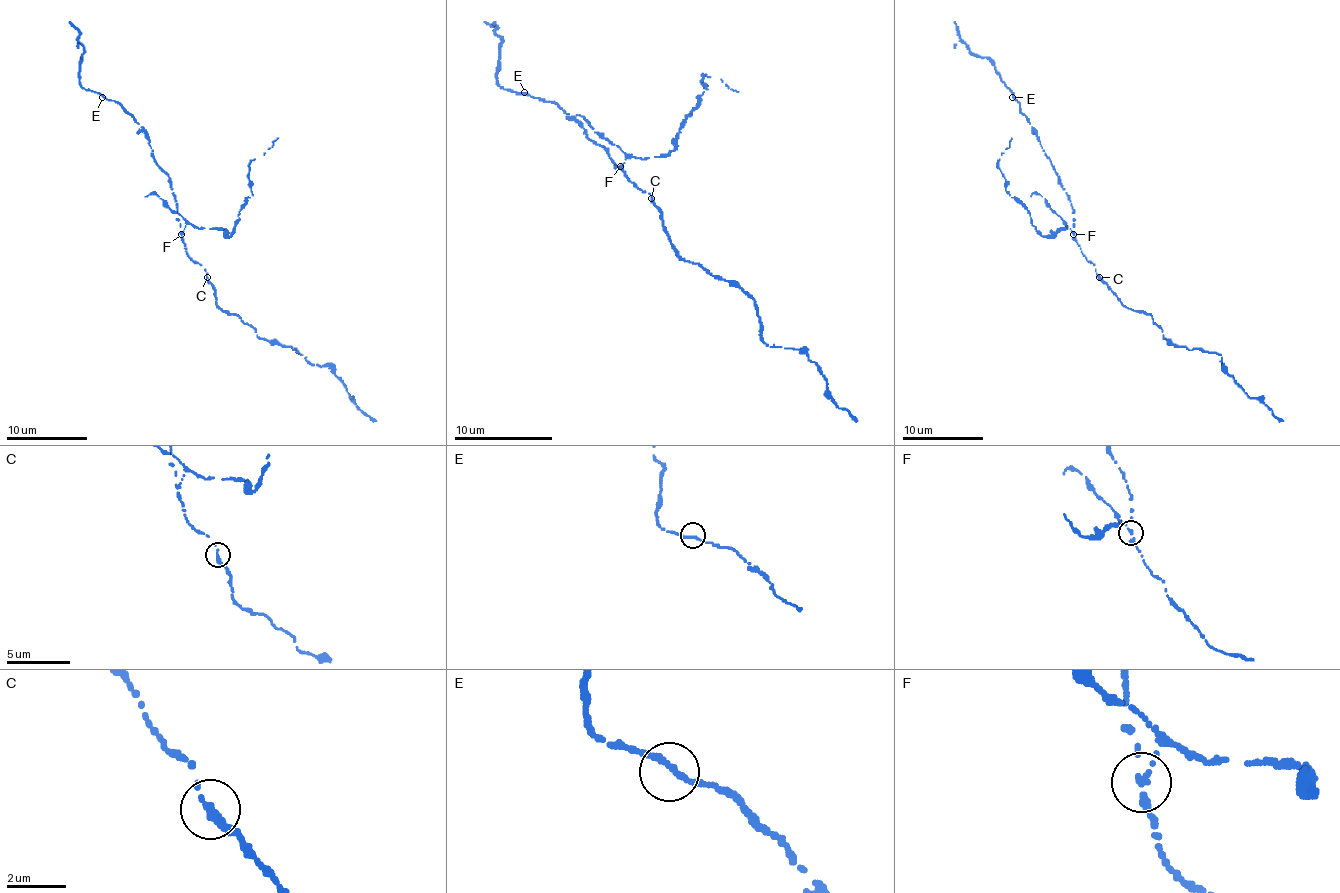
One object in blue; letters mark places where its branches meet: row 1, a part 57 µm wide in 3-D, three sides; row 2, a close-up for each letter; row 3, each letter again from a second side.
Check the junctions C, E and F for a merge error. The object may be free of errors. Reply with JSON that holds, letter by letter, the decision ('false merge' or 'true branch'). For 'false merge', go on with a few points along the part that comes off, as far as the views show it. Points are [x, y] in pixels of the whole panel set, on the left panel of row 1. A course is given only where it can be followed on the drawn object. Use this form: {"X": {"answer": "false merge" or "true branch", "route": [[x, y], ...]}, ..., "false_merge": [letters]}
{"C": {"answer": "true branch"}, "E": {"answer": "true branch"}, "F": {"answer": "false merge", "route": [[181, 234], [191, 224], [219, 228], [229, 236], [251, 194], [249, 163], [263, 155], [278, 137]]}, "false_merge": ["F"]}

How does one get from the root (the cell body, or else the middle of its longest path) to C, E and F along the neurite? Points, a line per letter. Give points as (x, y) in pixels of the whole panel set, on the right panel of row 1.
C: (1089, 260), (1095, 264), (1099, 277)
E: (1089, 260), (1071, 230), (1071, 200), (1040, 145), (1036, 131), (1012, 97)
F: (1089, 260), (1073, 234)

